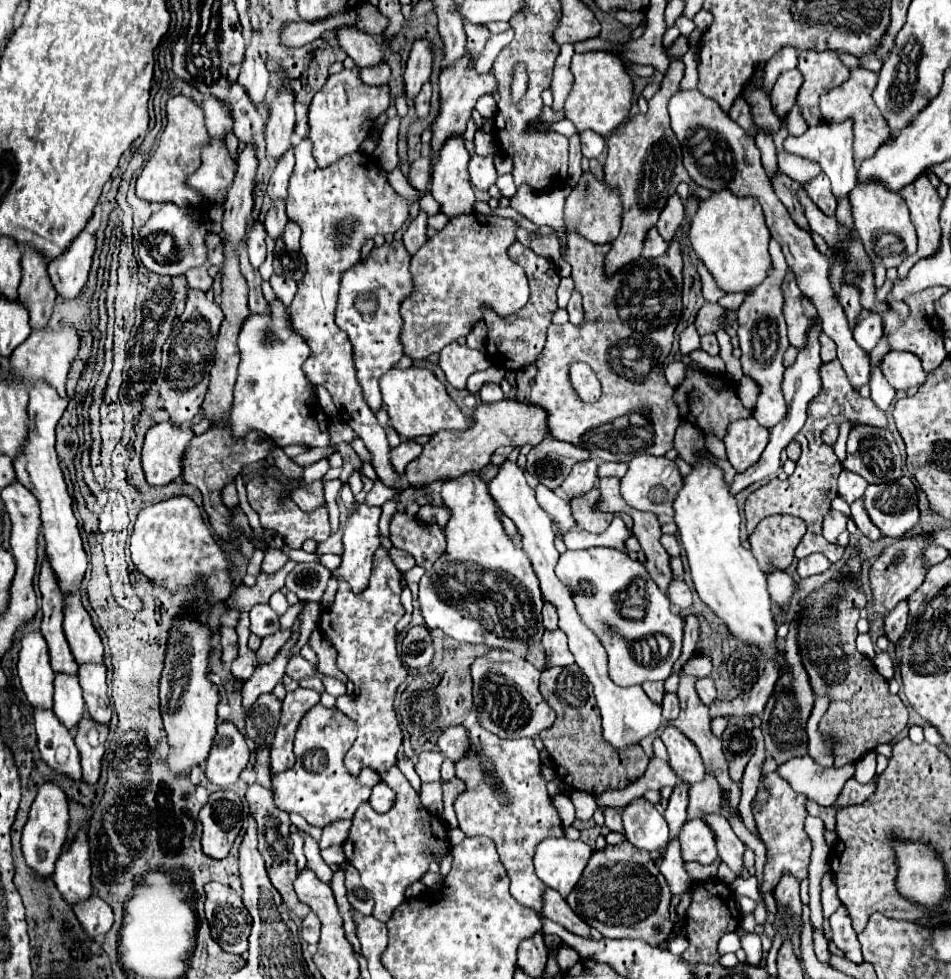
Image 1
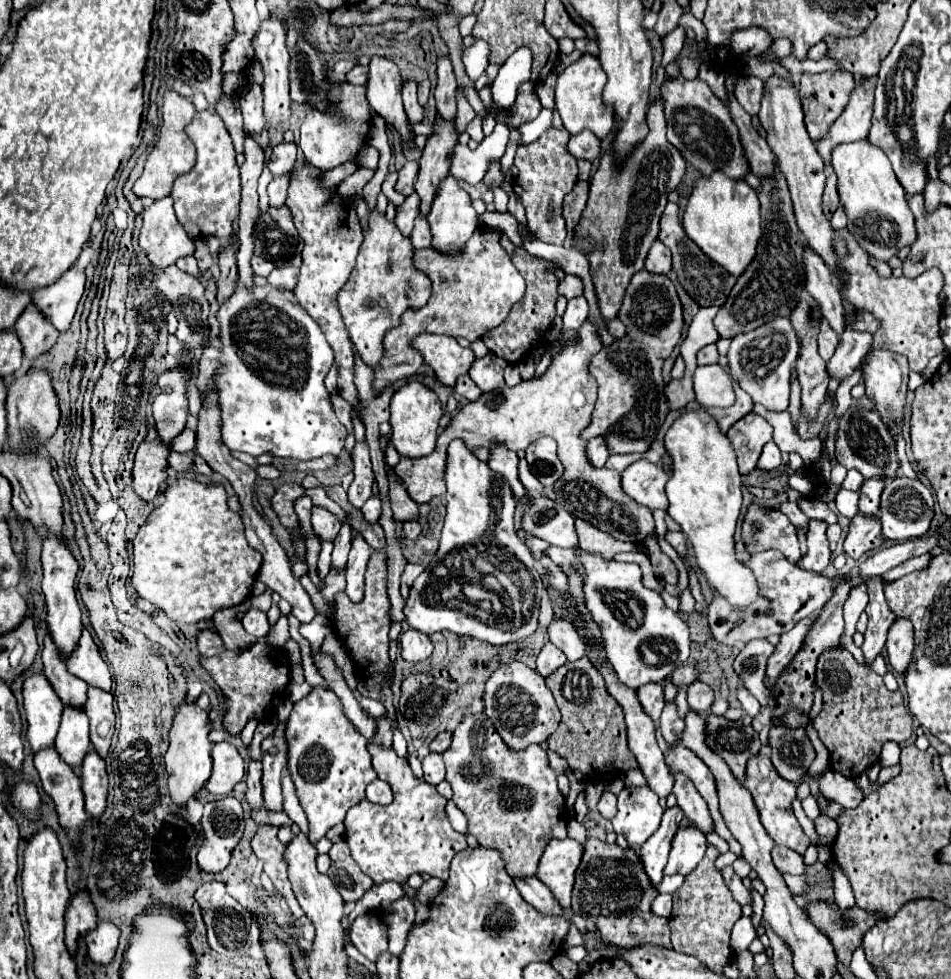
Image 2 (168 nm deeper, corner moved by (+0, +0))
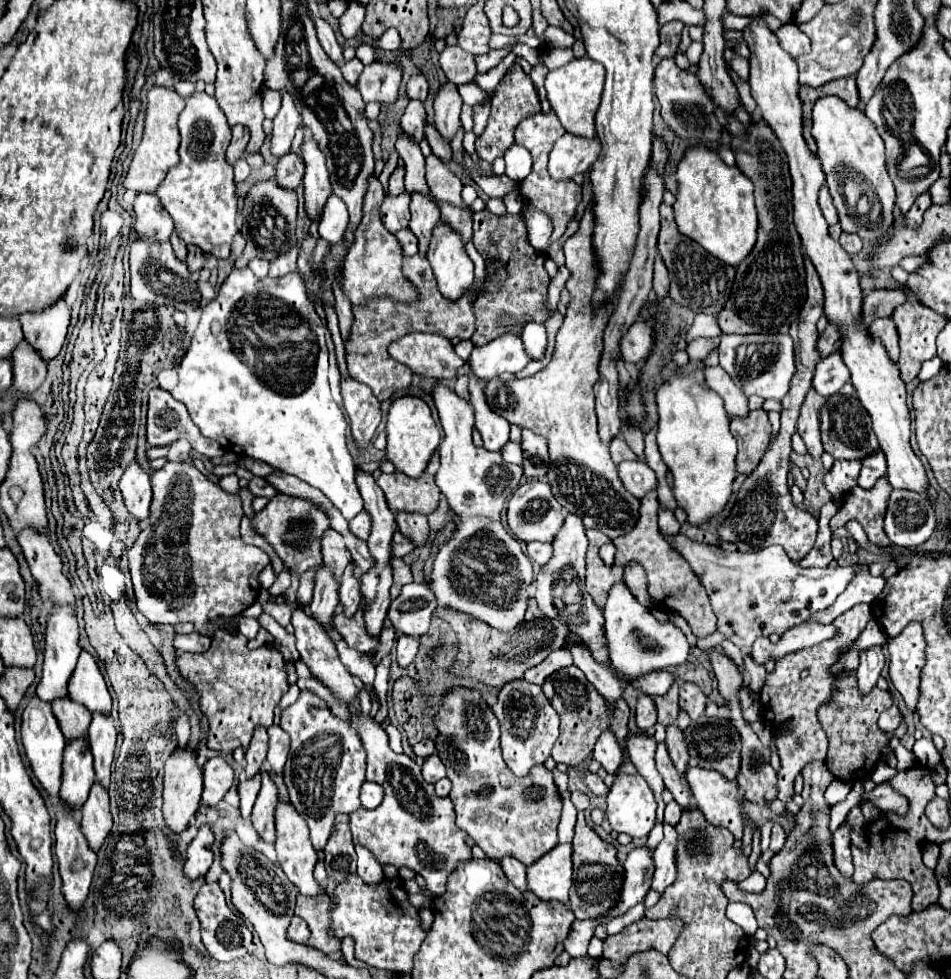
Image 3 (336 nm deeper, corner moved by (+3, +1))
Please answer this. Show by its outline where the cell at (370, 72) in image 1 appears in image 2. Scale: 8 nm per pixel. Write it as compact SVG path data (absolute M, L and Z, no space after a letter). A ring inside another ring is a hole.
M355 65L347 73L347 83L351 83L351 85L365 85L367 83L367 75L369 75L369 67L367 65Z

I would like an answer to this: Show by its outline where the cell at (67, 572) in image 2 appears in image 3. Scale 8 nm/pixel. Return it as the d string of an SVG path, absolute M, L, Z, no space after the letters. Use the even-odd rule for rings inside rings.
M52 606L50 614L48 614L48 624L46 624L46 642L44 642L44 672L42 672L42 680L36 688L36 694L46 700L52 702L54 698L66 696L66 684L70 674L74 672L74 666L78 662L80 656L80 644L78 644L78 622L74 616L74 610L70 606Z

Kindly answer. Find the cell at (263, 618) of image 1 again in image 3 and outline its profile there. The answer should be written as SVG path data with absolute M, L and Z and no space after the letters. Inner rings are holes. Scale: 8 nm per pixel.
M242 616L240 624L238 624L238 630L240 630L240 634L244 634L246 638L254 638L254 636L258 634L258 630L260 630L260 624L258 624L256 618L246 618L246 616Z

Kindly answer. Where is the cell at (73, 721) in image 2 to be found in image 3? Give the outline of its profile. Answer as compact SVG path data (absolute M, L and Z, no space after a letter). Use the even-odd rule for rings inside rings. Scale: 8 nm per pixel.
M76 738L68 742L62 758L62 786L60 798L72 808L80 808L86 802L90 786L94 784L92 752L86 738Z

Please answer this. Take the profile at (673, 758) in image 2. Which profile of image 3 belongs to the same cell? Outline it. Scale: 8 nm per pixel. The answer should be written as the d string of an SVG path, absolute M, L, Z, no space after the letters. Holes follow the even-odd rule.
M688 766L686 782L694 794L698 810L706 816L712 826L722 826L734 834L736 840L742 838L742 792L740 788L722 778L714 770L704 770L700 766Z

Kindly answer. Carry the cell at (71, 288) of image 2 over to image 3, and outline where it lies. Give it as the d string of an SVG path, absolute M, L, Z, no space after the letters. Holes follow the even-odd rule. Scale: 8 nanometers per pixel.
M64 296L48 306L46 310L34 310L34 314L20 314L20 324L24 330L24 338L40 352L44 360L52 360L66 338L66 330L70 324L70 306Z

